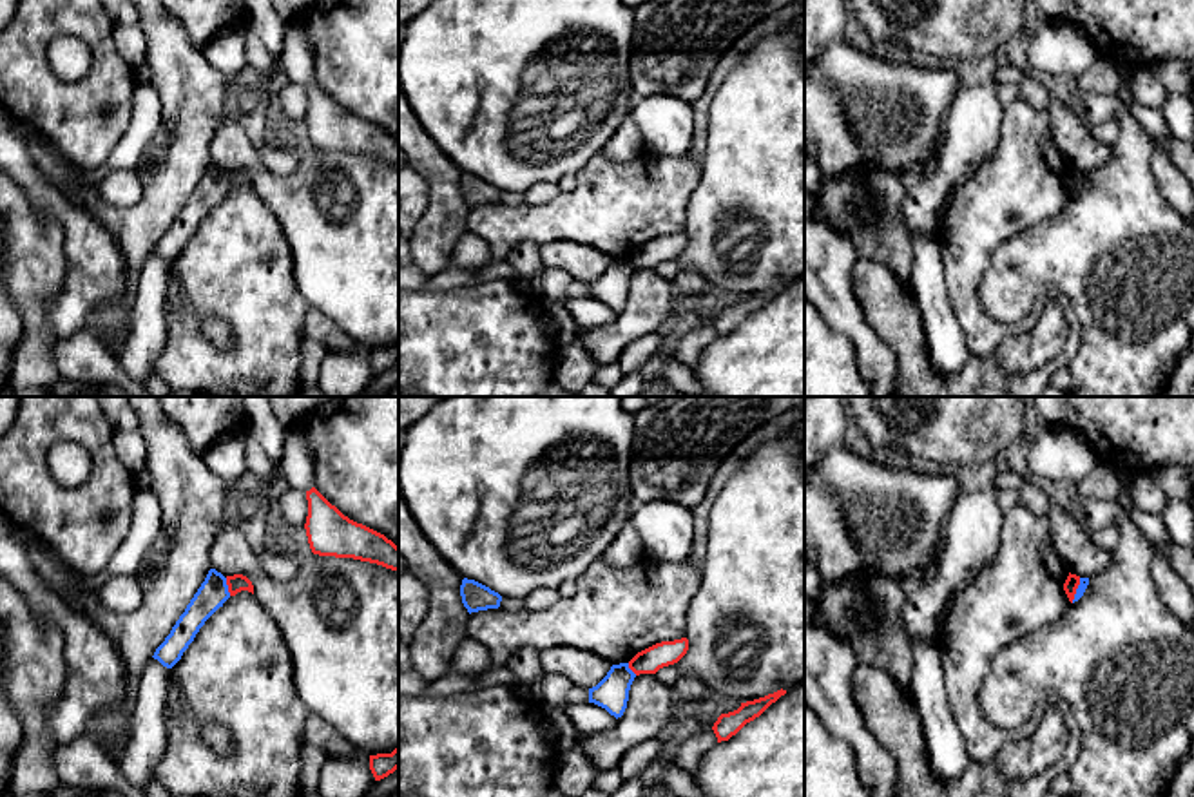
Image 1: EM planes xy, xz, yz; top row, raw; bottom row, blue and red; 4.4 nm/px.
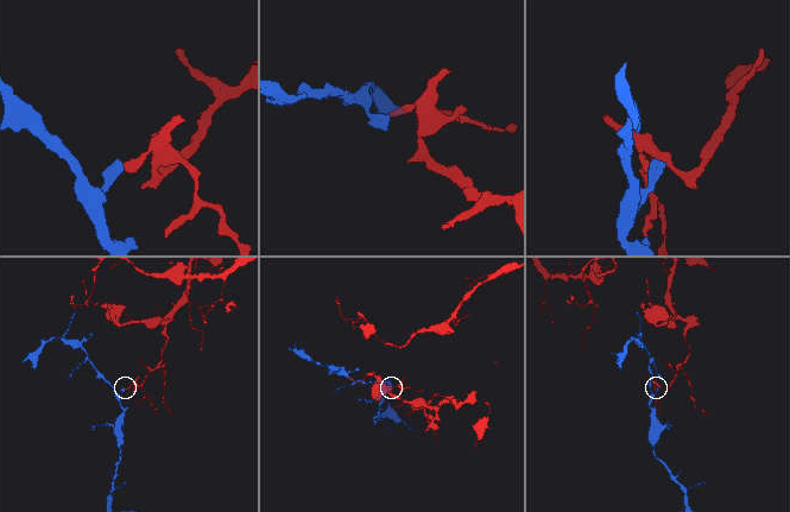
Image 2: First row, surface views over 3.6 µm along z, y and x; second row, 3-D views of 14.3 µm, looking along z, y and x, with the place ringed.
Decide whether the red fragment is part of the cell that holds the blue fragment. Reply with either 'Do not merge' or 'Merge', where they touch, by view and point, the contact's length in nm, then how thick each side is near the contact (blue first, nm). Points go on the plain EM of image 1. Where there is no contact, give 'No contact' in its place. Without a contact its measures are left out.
Do not merge. Touches blue at yz (1077, 185). Shared border 120 nm. Thickness 50 nm (blue) against 70 nm

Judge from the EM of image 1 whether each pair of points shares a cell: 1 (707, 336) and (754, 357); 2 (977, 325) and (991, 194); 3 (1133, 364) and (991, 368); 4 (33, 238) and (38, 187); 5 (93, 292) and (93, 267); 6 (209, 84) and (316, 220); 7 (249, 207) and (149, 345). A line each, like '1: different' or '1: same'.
1: different
2: same
3: different
4: different
5: same
6: different
7: different

